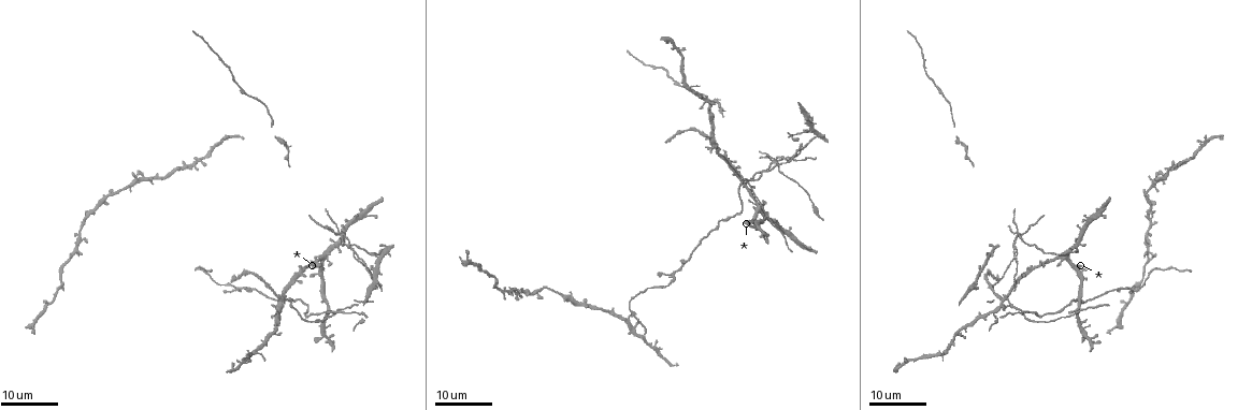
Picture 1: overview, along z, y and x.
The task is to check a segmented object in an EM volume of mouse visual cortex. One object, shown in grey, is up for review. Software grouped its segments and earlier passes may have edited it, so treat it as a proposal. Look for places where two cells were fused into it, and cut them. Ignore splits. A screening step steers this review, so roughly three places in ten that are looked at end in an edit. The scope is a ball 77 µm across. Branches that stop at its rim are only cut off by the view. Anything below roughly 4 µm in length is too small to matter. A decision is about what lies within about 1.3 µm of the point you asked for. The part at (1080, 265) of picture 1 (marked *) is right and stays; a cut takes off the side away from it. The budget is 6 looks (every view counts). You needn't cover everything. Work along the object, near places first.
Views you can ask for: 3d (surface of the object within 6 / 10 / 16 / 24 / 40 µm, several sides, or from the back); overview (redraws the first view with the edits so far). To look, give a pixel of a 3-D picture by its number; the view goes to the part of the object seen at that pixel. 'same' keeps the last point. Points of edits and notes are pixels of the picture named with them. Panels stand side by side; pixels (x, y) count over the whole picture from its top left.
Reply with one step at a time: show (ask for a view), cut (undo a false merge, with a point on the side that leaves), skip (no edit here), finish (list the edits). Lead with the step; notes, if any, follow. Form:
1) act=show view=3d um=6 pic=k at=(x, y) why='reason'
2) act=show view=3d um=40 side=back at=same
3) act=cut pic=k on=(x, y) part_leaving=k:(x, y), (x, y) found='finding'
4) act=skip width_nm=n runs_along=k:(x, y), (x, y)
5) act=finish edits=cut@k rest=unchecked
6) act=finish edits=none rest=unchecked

act=show view=3d um=24 pic=1 at=(764, 219)

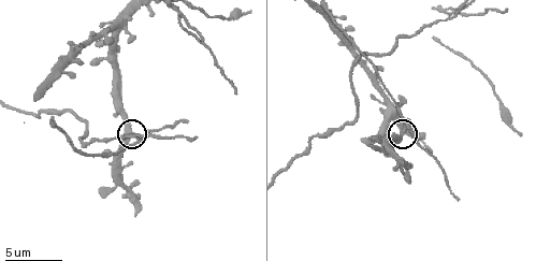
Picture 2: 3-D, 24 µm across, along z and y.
act=show view=3d um=10 pic=2 at=(401, 133)

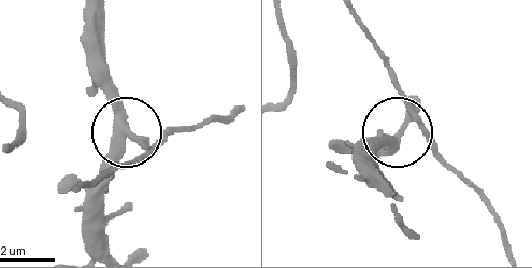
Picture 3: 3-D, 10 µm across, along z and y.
act=skip side_arm_um=8 found='all the same cell'

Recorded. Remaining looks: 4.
act=show view=3d um=16 pic=1 at=(1001, 300) why='side arm on a straight run'

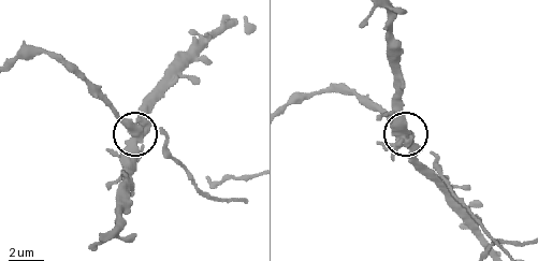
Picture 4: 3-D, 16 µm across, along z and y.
act=show view=3d um=10 pic=4 at=(132, 138)

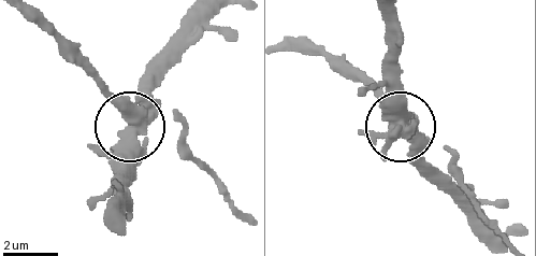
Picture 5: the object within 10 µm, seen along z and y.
act=cut pic=5 on=(107, 99) width_nm=470 part_leaving=5:(139, 115), (23, 11) found='a second cell is stuck on'

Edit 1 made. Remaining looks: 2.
act=finish edits=cut@5 rest=unchecked

